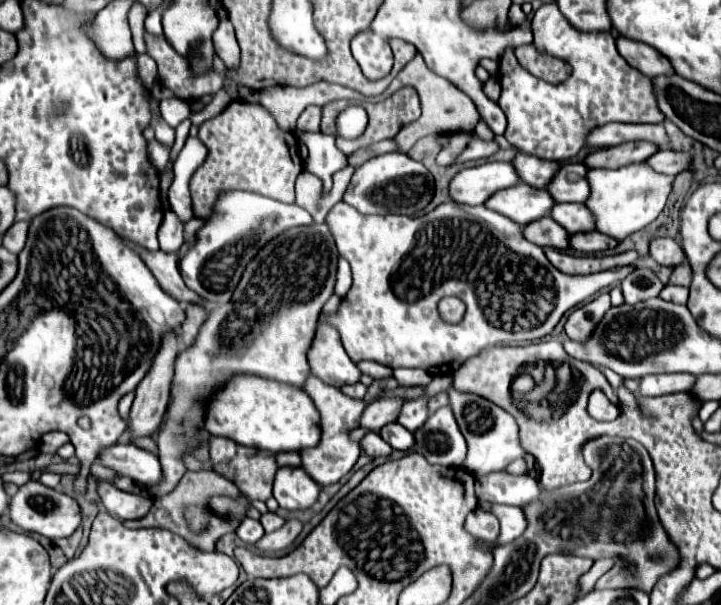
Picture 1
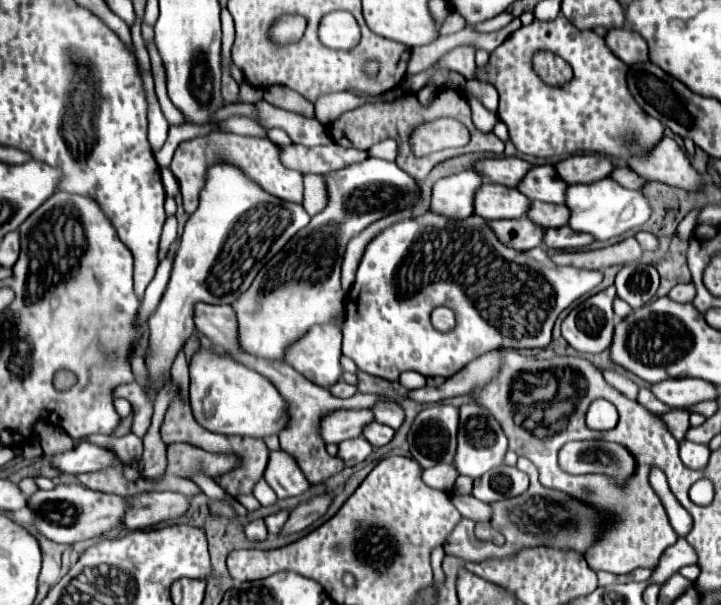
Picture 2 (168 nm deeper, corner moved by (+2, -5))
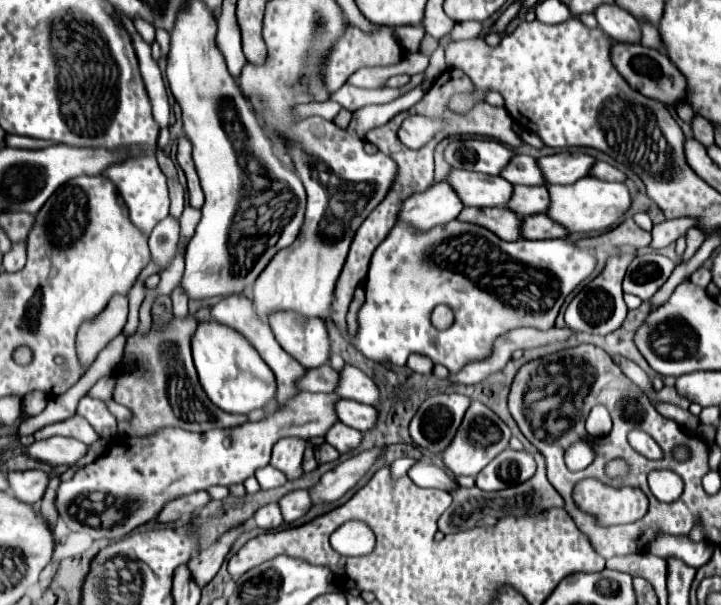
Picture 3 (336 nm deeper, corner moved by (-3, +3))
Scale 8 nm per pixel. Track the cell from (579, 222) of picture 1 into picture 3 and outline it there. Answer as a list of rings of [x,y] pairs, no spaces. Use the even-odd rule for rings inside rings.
[[[515,185],[515,193],[511,201],[507,203],[509,209],[519,213],[521,217],[529,215],[539,215],[547,213],[549,209],[549,191],[545,187],[525,187],[525,185]]]

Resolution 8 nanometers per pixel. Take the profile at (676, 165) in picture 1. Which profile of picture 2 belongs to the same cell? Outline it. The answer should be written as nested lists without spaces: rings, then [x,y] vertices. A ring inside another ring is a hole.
[[[616,167],[608,177],[614,177],[616,183],[622,183],[628,189],[640,189],[644,185],[644,179],[638,177],[630,167]]]

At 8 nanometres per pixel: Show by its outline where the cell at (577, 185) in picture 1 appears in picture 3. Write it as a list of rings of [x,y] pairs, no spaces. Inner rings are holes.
[[[517,155],[513,157],[513,161],[503,169],[501,177],[505,177],[507,181],[511,181],[513,185],[547,185],[537,159],[529,157],[529,155]]]

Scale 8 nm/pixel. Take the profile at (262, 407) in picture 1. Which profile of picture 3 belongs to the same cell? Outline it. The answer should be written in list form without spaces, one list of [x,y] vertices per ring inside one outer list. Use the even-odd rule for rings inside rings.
[[[215,321],[199,323],[191,339],[193,361],[199,373],[199,381],[213,405],[225,413],[249,415],[255,409],[263,409],[277,395],[277,383],[271,369],[263,363],[259,353],[247,343],[235,329],[219,325]]]

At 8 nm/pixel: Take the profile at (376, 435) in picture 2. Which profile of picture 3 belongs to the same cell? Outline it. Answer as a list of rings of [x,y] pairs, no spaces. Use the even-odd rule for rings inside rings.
[[[341,399],[337,403],[337,415],[345,425],[361,433],[371,431],[375,427],[375,421],[379,421],[379,411],[375,407],[363,405],[357,401],[349,401],[349,399]]]

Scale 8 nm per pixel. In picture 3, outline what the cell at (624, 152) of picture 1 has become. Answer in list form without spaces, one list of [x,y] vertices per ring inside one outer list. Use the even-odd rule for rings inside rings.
[[[565,151],[565,153],[555,153],[555,155],[539,159],[539,167],[543,169],[543,175],[549,185],[551,183],[561,183],[561,185],[573,183],[589,175],[593,165],[595,165],[595,157],[585,155],[581,151],[575,151],[575,153]]]

